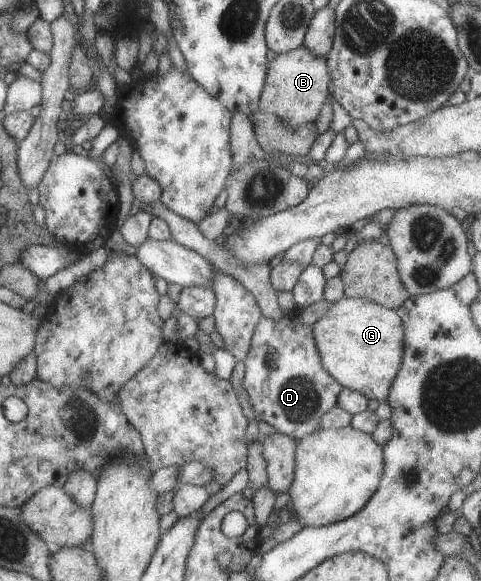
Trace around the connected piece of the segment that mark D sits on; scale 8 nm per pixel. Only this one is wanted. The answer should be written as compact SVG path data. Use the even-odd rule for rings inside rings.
M297 309L284 312L284 316L276 321L264 316L258 320L243 364L245 367L243 388L249 396L255 419L272 425L277 432L295 441L319 429L317 425L320 416L337 404L339 391L343 388L323 368L313 338L313 327L300 323Z

